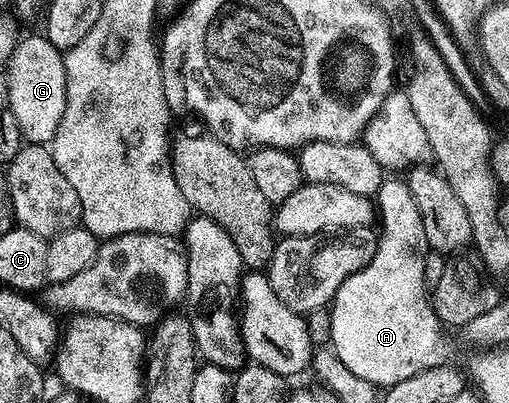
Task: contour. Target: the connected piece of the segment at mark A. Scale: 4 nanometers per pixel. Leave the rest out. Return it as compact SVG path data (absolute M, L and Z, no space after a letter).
M394 178L385 179L385 186L388 192L378 189L374 197L374 208L378 213L378 224L380 220L380 236L376 240L376 252L370 258L370 262L362 270L358 270L350 278L346 278L346 282L342 282L342 286L337 290L335 298L330 305L330 313L332 312L332 341L331 347L334 349L336 357L350 370L354 370L354 374L358 374L358 378L366 378L377 386L387 386L398 382L402 378L414 378L414 374L418 374L427 368L436 368L439 364L445 363L448 357L448 344L444 341L445 325L440 323L436 317L436 311L432 309L432 301L430 299L430 289L428 288L423 276L423 264L412 264L412 214L406 216L402 202L396 196L394 190Z

